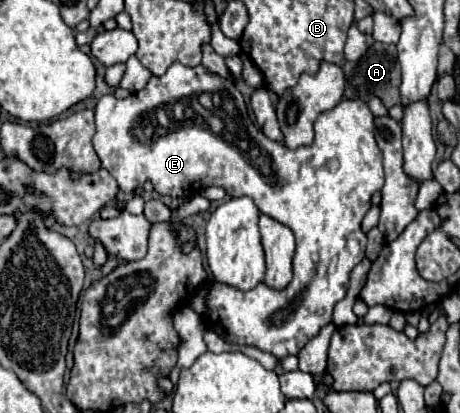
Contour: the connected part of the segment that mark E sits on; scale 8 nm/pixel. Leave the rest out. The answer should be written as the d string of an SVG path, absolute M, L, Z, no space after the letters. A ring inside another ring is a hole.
M172 63L168 67L168 71L160 77L150 77L148 85L138 91L138 93L132 93L130 97L126 99L116 99L114 95L104 95L98 105L96 105L96 135L92 139L92 145L94 145L94 151L96 155L100 157L100 163L102 167L118 181L118 187L120 191L124 191L126 195L132 195L136 191L142 189L142 185L146 181L152 181L154 185L154 191L160 193L160 195L168 195L168 197L192 197L196 195L196 189L204 189L204 187L210 187L210 185L218 185L222 187L228 197L244 197L248 195L250 199L254 199L256 207L274 217L276 221L282 221L286 227L292 229L292 233L296 235L296 255L294 255L294 277L292 281L288 283L286 289L282 291L276 291L272 287L268 287L266 283L260 283L258 287L254 287L252 291L238 291L230 285L224 285L224 283L214 283L210 293L206 295L206 315L204 315L204 321L208 325L208 329L212 329L214 333L218 333L226 343L232 343L232 345L250 345L250 347L256 347L260 351L268 351L272 353L278 361L282 361L284 357L288 355L298 355L300 349L326 325L332 321L332 309L334 305L346 295L348 291L348 285L350 285L350 273L352 269L364 259L364 249L366 249L366 235L362 233L360 229L360 223L364 219L364 215L368 213L370 209L370 197L374 191L378 191L382 185L384 185L384 171L382 171L382 151L378 149L376 141L374 141L374 115L370 113L368 105L362 101L362 99L342 99L334 109L330 111L324 111L318 115L316 119L316 137L314 137L314 143L312 145L306 145L306 147L298 147L298 149L288 149L286 145L282 143L276 143L276 141L270 141L248 117L248 111L246 111L246 103L244 103L244 97L242 93L236 89L236 85L230 81L230 79L222 79L214 73L206 73L206 69L202 65L196 65L196 67L186 67L182 63Z

